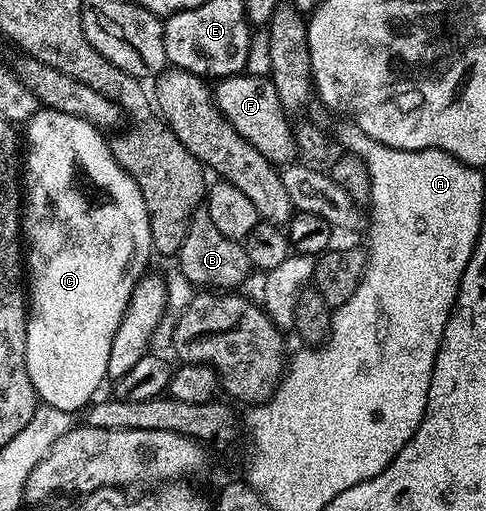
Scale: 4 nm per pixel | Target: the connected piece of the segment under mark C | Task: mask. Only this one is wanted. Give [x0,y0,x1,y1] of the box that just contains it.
[21,107,153,414]

